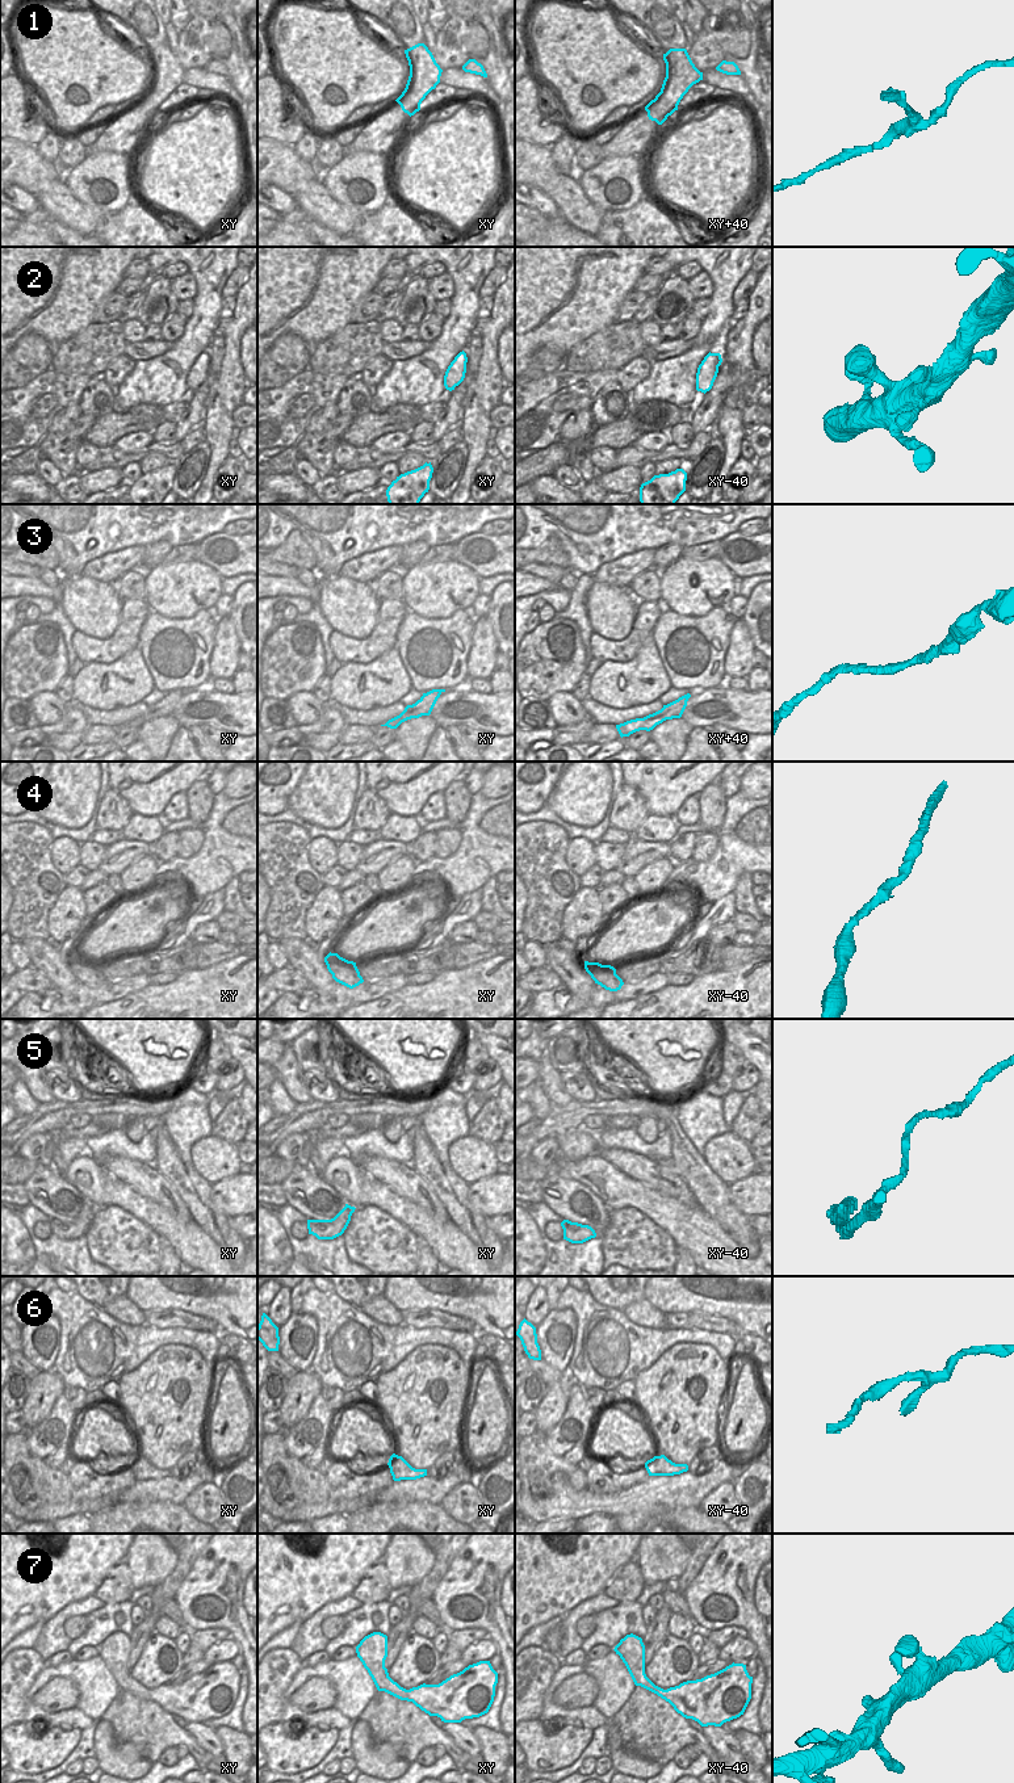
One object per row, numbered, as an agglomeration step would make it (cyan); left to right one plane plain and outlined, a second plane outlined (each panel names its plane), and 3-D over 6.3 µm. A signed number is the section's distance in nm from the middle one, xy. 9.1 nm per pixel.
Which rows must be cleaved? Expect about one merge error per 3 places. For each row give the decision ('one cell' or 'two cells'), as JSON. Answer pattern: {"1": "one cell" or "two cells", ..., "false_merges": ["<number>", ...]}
{"1": "two cells", "2": "one cell", "3": "one cell", "4": "one cell", "5": "one cell", "6": "two cells", "7": "one cell", "false_merges": ["1", "6"]}

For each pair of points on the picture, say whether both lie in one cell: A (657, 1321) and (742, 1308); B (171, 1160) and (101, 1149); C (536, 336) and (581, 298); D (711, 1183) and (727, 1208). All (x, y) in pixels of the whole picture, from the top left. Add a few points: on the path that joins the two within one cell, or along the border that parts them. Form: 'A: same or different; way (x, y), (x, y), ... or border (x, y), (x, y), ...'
A: different; border (644, 1299), (665, 1316)
B: different; border (155, 1128), (155, 1160), (153, 1162)
C: same; way (547, 326), (570, 302)
D: same; way (711, 1190), (720, 1202)

